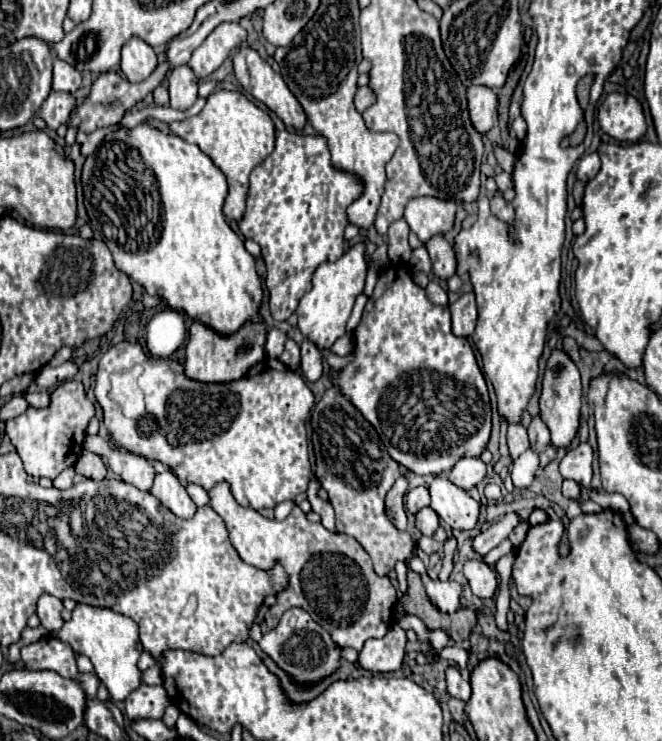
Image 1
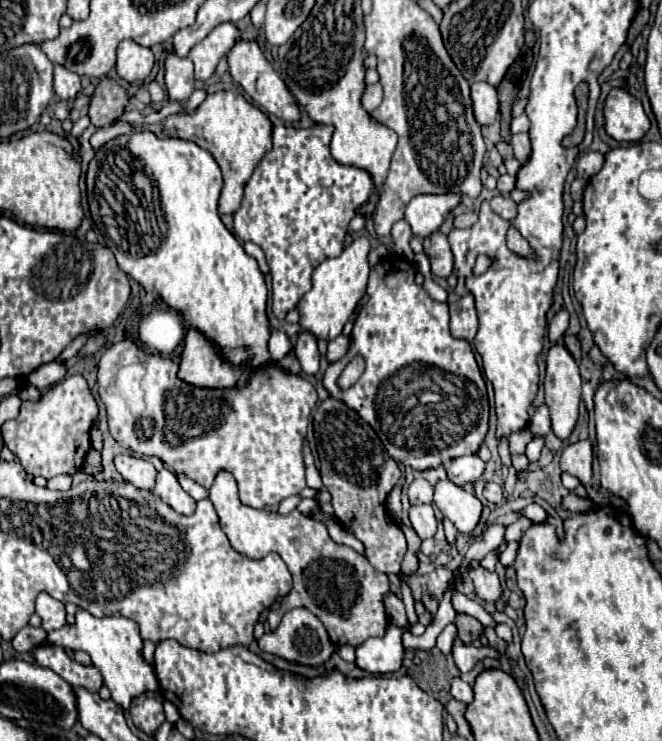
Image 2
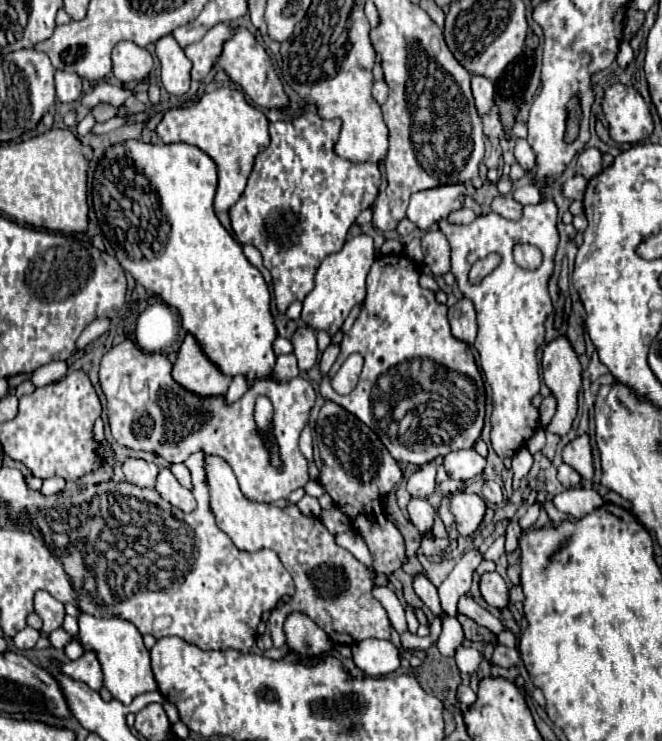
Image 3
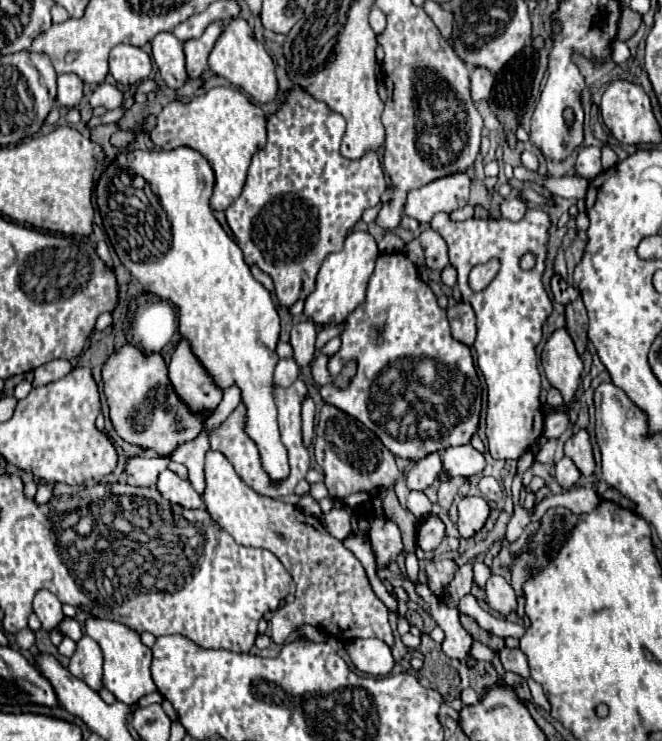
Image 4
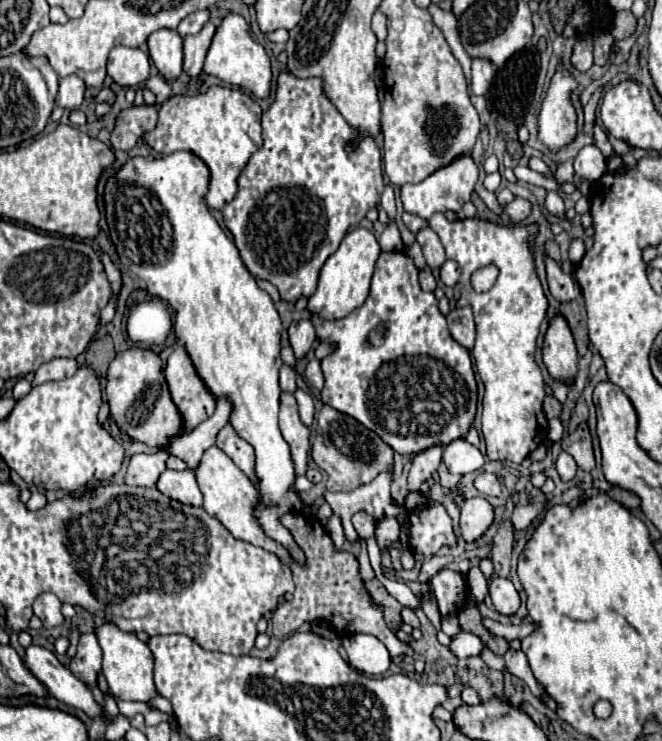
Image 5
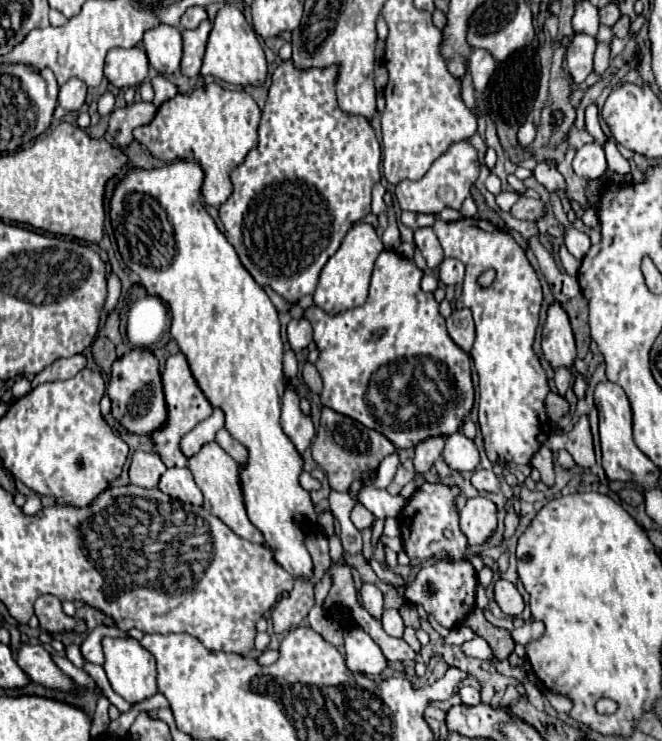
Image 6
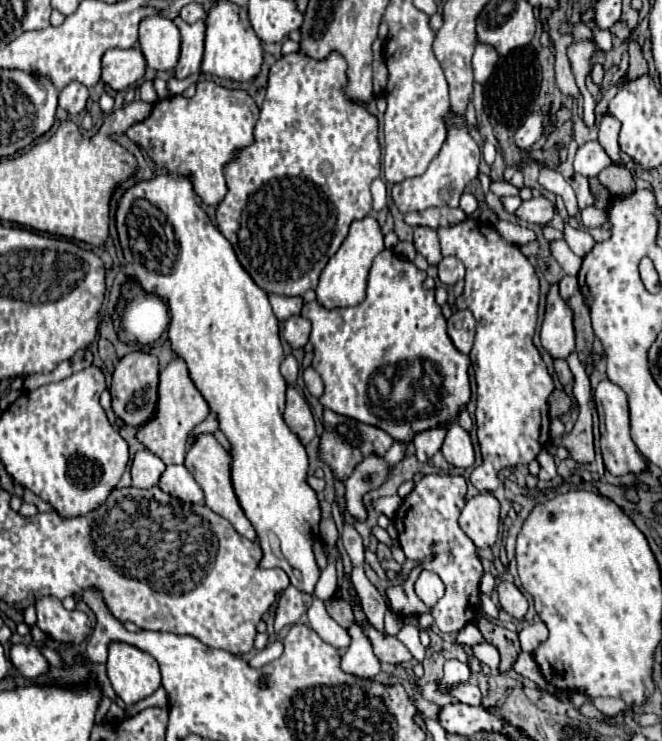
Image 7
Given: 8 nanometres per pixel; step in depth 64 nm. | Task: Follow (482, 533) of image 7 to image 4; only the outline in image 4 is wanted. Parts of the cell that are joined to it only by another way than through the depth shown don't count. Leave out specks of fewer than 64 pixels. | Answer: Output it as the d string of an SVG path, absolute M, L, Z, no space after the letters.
M464 496L458 502L458 532L462 538L470 538L484 526L490 508L480 496Z

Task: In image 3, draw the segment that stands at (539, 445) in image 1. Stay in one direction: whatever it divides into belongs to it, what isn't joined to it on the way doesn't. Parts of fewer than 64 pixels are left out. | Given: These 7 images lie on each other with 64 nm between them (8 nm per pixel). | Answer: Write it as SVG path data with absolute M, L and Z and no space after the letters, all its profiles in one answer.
M550 394L550 396L546 396L546 398L542 400L542 404L540 404L540 408L538 408L538 428L546 430L548 422L552 420L552 416L554 416L554 396Z

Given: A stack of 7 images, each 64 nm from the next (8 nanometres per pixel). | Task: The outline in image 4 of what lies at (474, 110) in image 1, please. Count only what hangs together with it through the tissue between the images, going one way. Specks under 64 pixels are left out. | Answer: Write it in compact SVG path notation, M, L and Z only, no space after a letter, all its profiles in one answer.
M482 68L472 70L472 98L474 98L474 102L488 100L492 86L494 86L494 76L488 70L482 70Z

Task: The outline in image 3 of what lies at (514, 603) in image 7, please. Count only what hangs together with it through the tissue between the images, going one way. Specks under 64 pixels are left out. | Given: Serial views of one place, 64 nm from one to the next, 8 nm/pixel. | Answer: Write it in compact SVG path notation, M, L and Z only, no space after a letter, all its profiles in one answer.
M486 572L480 576L480 594L490 606L500 610L508 606L508 586L498 572Z

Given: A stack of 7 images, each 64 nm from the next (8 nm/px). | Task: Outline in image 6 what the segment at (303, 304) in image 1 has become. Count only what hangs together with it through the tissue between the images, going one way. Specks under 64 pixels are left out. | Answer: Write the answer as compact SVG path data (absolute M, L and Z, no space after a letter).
M358 222L354 224L346 238L342 240L342 246L338 252L326 262L326 266L320 272L320 282L314 292L314 304L322 308L326 314L340 314L350 308L362 306L368 298L368 286L370 286L370 274L374 268L374 260L384 250L380 238L376 236L376 230L370 224Z

